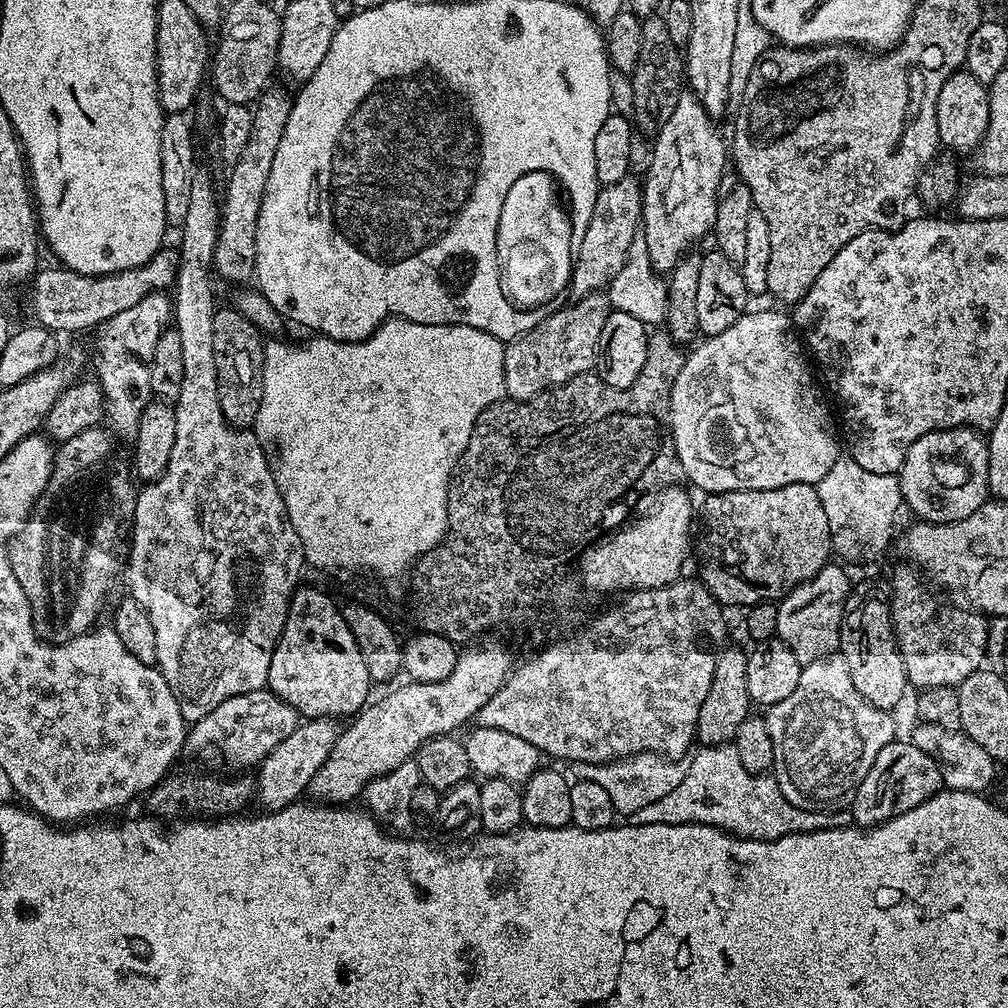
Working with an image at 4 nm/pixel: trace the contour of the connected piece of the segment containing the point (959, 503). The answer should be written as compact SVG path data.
M943 428L930 434L922 434L906 450L906 458L898 473L900 499L921 521L929 524L953 524L962 518L970 518L990 499L988 491L988 441L975 428Z

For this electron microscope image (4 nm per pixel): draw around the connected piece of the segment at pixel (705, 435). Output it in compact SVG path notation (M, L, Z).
M750 310L722 334L701 342L687 353L669 400L668 426L685 479L713 495L792 484L814 486L821 481L840 458L840 440L791 317L774 310Z

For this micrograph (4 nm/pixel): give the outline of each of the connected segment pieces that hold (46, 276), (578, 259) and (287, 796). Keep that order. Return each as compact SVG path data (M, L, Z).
M161 250L156 253L154 258L150 258L150 262L146 262L142 266L131 268L125 272L112 272L108 276L83 276L77 272L71 272L69 268L63 266L41 267L30 281L32 312L36 315L35 323L47 328L53 334L84 332L87 328L95 330L105 321L114 318L114 314L120 313L121 310L130 310L130 306L142 302L142 298L146 298L152 292L163 292L171 289L176 283L177 263L178 256L175 251Z
M631 175L622 178L622 182L614 182L613 184L605 184L596 193L596 201L594 202L594 214L590 214L590 226L586 230L586 234L582 238L582 242L575 245L574 259L572 261L572 282L570 285L570 292L573 292L573 297L579 298L581 296L588 296L591 292L599 292L607 289L608 285L612 283L613 278L618 274L618 270L622 270L622 266L628 257L628 251L633 242L638 239L638 233L642 228L642 206L644 205L644 189L639 179L635 180Z
M314 716L297 723L296 729L274 746L270 754L260 761L254 772L256 782L255 799L264 803L268 810L285 808L288 804L297 803L303 792L307 793L312 786L314 774L322 766L334 746L334 742L340 737L341 725L335 719L326 716Z

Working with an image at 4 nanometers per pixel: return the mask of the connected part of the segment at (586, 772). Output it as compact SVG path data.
M693 751L687 752L682 759L668 760L662 756L642 755L627 756L620 760L611 760L606 763L578 763L571 765L571 775L576 780L592 781L604 787L610 802L614 803L617 815L631 816L643 806L656 802L665 794L670 794L678 786L693 762Z

